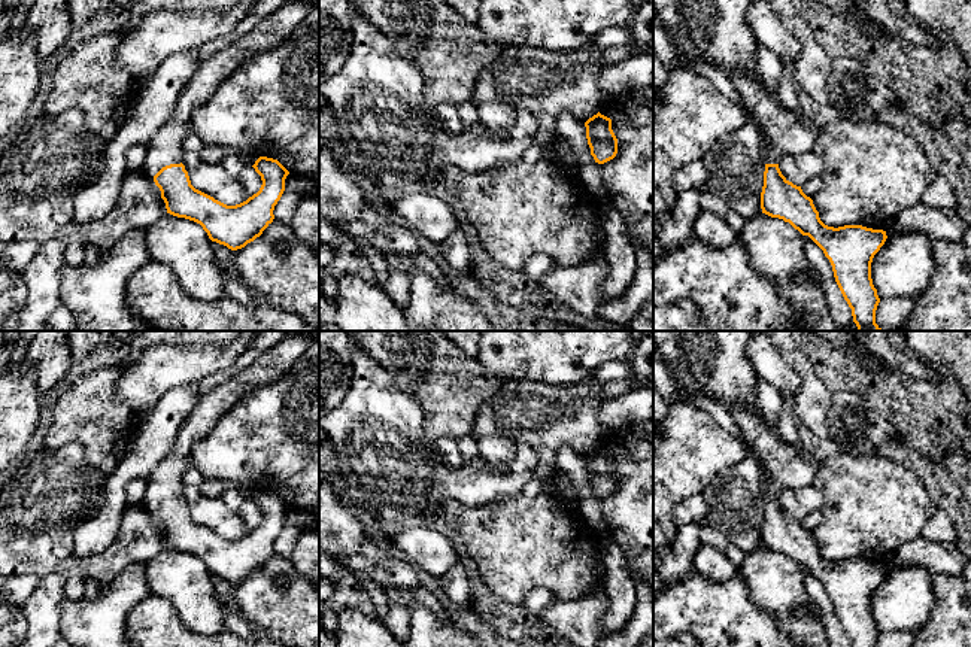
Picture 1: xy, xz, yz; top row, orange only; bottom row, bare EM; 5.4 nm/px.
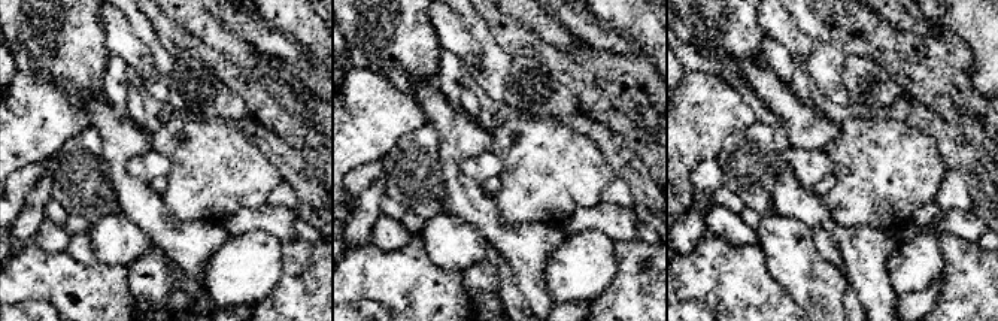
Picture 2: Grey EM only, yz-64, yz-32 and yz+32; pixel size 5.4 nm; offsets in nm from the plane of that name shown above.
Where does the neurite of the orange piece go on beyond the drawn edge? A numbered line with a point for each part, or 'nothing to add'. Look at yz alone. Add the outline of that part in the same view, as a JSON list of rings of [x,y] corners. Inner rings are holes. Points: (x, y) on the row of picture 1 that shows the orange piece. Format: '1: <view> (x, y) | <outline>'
1: yz (786, 133) | [[[729,70],[731,78],[747,113],[767,139],[762,148],[765,164],[777,164],[783,155],[799,155],[813,149],[820,125],[807,124],[799,113],[785,107],[773,95],[756,73]]]

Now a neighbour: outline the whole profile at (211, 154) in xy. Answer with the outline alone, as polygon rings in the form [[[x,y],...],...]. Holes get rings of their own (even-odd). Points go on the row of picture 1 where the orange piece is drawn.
[[[204,145],[204,148],[198,152],[198,157],[206,164],[221,165],[228,154],[236,154],[246,165],[254,165],[255,161],[260,158],[254,152],[240,151],[236,148],[215,146],[215,145]]]

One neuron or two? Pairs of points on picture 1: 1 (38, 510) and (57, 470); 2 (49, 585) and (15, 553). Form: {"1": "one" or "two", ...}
{"1": "one", "2": "two"}

